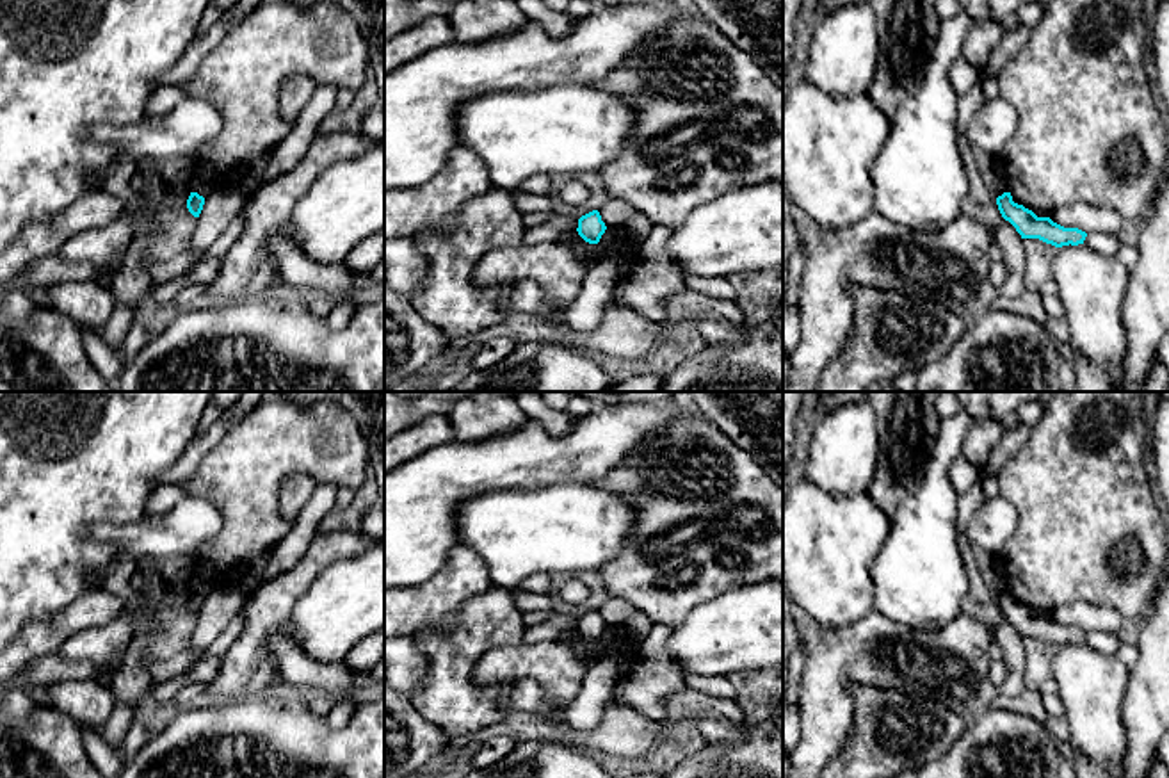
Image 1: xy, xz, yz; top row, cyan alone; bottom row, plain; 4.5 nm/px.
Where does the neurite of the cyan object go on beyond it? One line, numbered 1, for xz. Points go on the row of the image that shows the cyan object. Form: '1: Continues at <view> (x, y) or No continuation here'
1: No continuation here

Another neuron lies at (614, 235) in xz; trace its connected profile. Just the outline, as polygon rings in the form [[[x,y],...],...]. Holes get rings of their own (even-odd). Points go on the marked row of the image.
[[[609,226],[601,235],[598,246],[600,249],[614,249],[616,246],[623,244],[628,239],[625,226]]]

